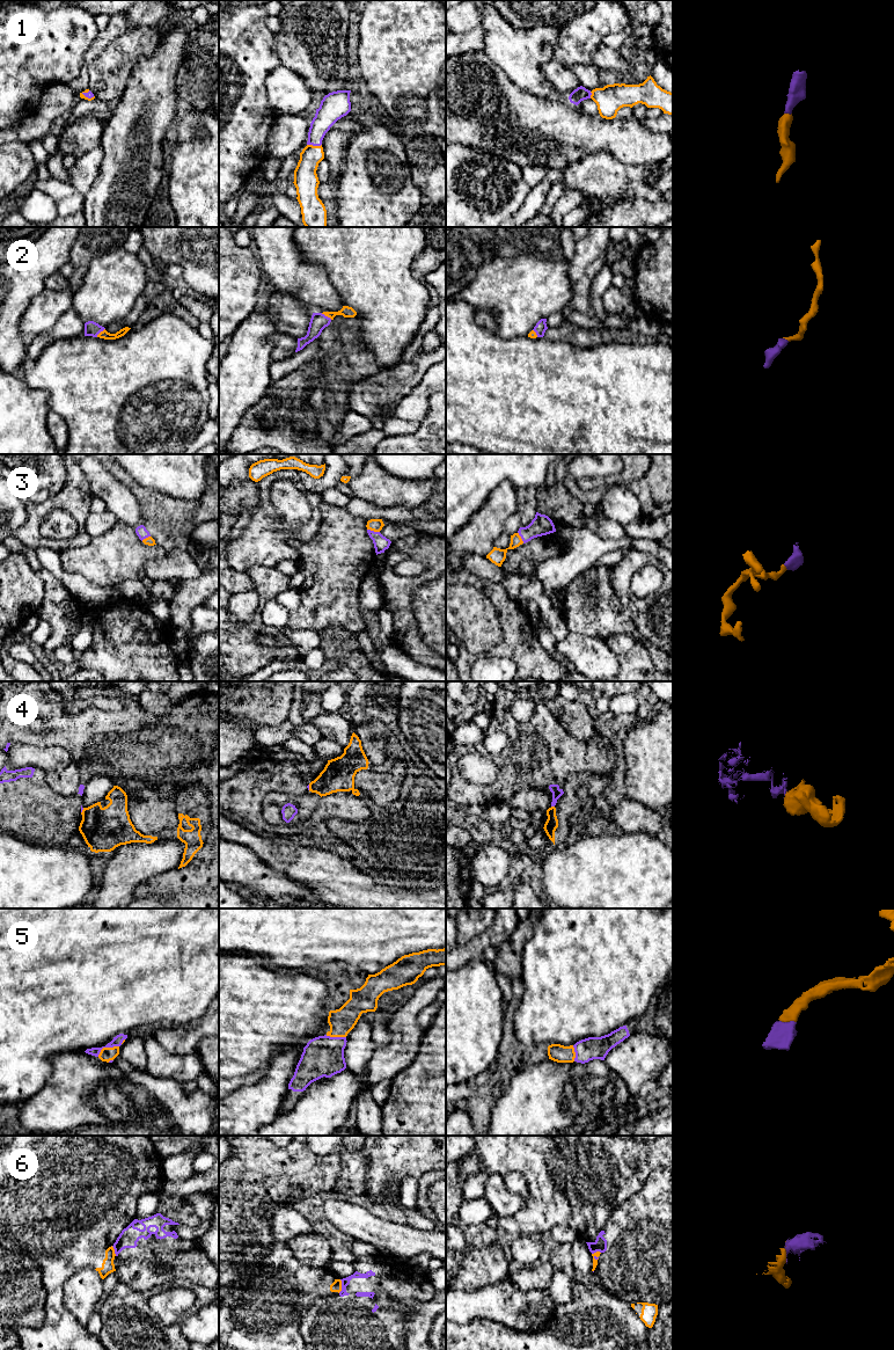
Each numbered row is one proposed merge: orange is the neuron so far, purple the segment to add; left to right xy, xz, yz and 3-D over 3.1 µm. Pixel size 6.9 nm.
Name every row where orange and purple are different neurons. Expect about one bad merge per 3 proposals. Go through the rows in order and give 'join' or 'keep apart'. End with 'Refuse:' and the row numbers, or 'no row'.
1: join
2: join
3: join
4: keep apart
5: join
6: keep apart
Refuse: 4, 6

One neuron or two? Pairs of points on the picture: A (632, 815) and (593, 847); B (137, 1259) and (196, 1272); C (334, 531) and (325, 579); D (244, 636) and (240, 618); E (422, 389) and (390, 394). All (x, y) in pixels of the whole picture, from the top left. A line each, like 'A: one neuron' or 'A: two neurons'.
A: two neurons
B: one neuron
C: one neuron
D: two neurons
E: two neurons

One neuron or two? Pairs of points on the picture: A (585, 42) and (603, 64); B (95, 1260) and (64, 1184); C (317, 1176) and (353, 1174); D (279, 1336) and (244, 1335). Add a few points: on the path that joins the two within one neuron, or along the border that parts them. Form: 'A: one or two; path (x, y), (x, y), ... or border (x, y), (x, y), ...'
A: two; border (596, 50), (592, 56), (592, 63)
B: one; path (87, 1241), (87, 1226), (72, 1203)
C: two; border (342, 1162), (337, 1183), (332, 1189)
D: one; path (271, 1335), (253, 1335)

